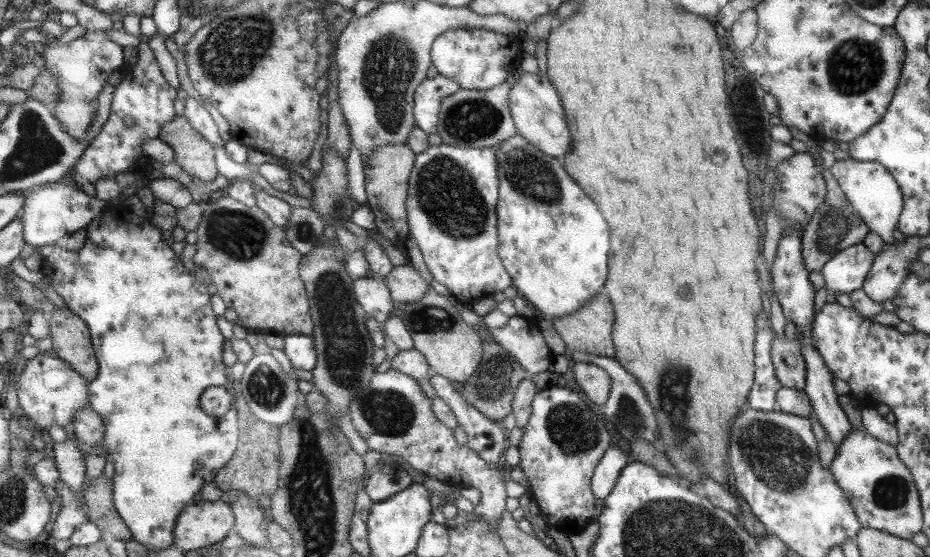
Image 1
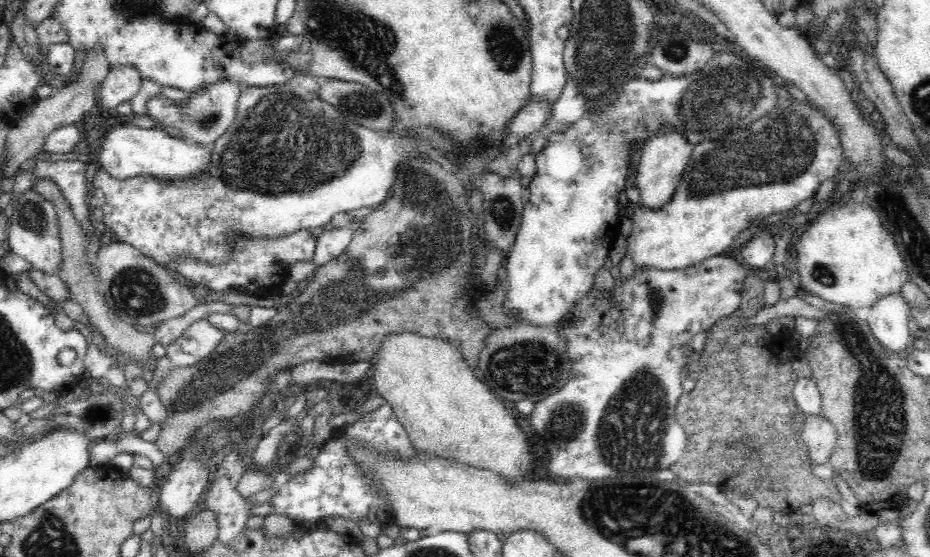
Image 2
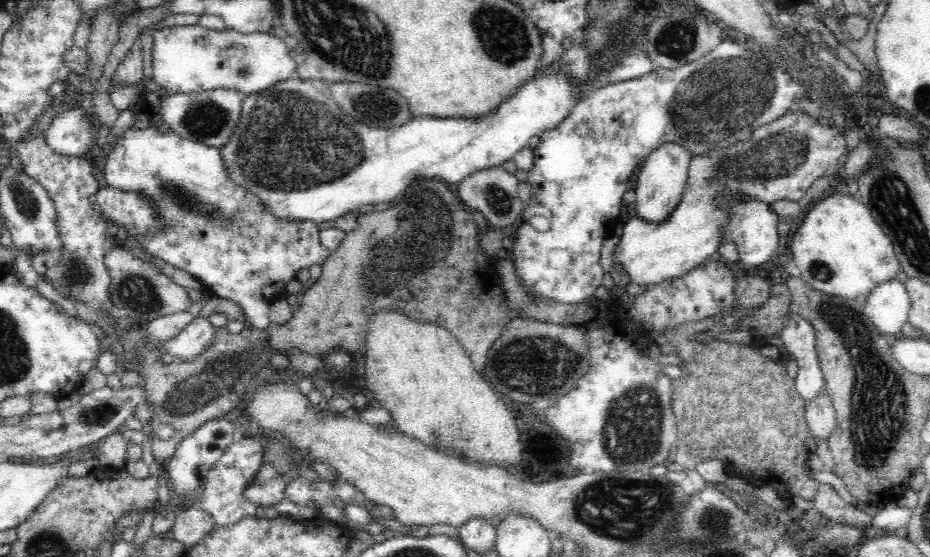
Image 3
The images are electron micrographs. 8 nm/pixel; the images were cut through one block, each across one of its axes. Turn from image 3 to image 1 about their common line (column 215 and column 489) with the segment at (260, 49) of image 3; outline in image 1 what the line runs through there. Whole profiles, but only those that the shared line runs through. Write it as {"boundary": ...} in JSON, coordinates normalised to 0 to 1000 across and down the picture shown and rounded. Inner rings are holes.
{"boundary":[[[489,50],[475,57],[463,84],[463,108],[468,117],[466,127],[492,145],[496,158],[502,162],[524,162],[535,156],[543,145],[545,126],[557,122],[558,110],[563,99],[559,79],[561,70],[563,66],[558,61],[541,63],[537,65],[537,75],[534,75],[532,57],[516,50]],[[534,86],[537,86],[537,97],[534,97]]]}

